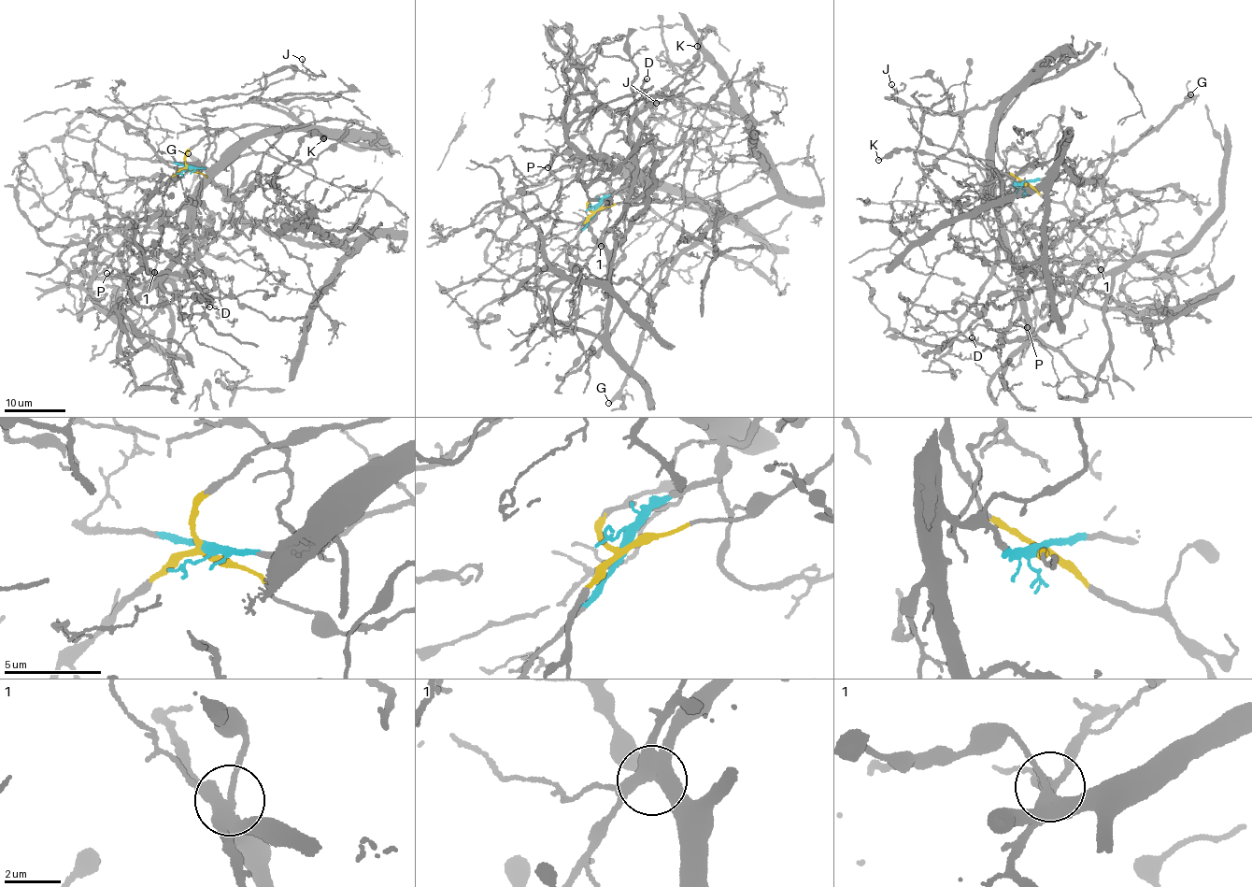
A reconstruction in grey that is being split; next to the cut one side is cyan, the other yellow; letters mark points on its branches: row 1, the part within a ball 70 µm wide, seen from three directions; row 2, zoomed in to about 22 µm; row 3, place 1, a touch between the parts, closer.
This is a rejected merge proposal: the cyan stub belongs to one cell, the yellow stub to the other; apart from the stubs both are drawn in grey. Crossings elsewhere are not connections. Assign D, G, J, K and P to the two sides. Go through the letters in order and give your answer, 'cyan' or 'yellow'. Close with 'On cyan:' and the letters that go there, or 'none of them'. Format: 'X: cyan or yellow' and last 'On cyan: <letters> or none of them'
D: cyan
G: yellow
J: cyan
K: yellow
P: cyan
On cyan: D, J, P

